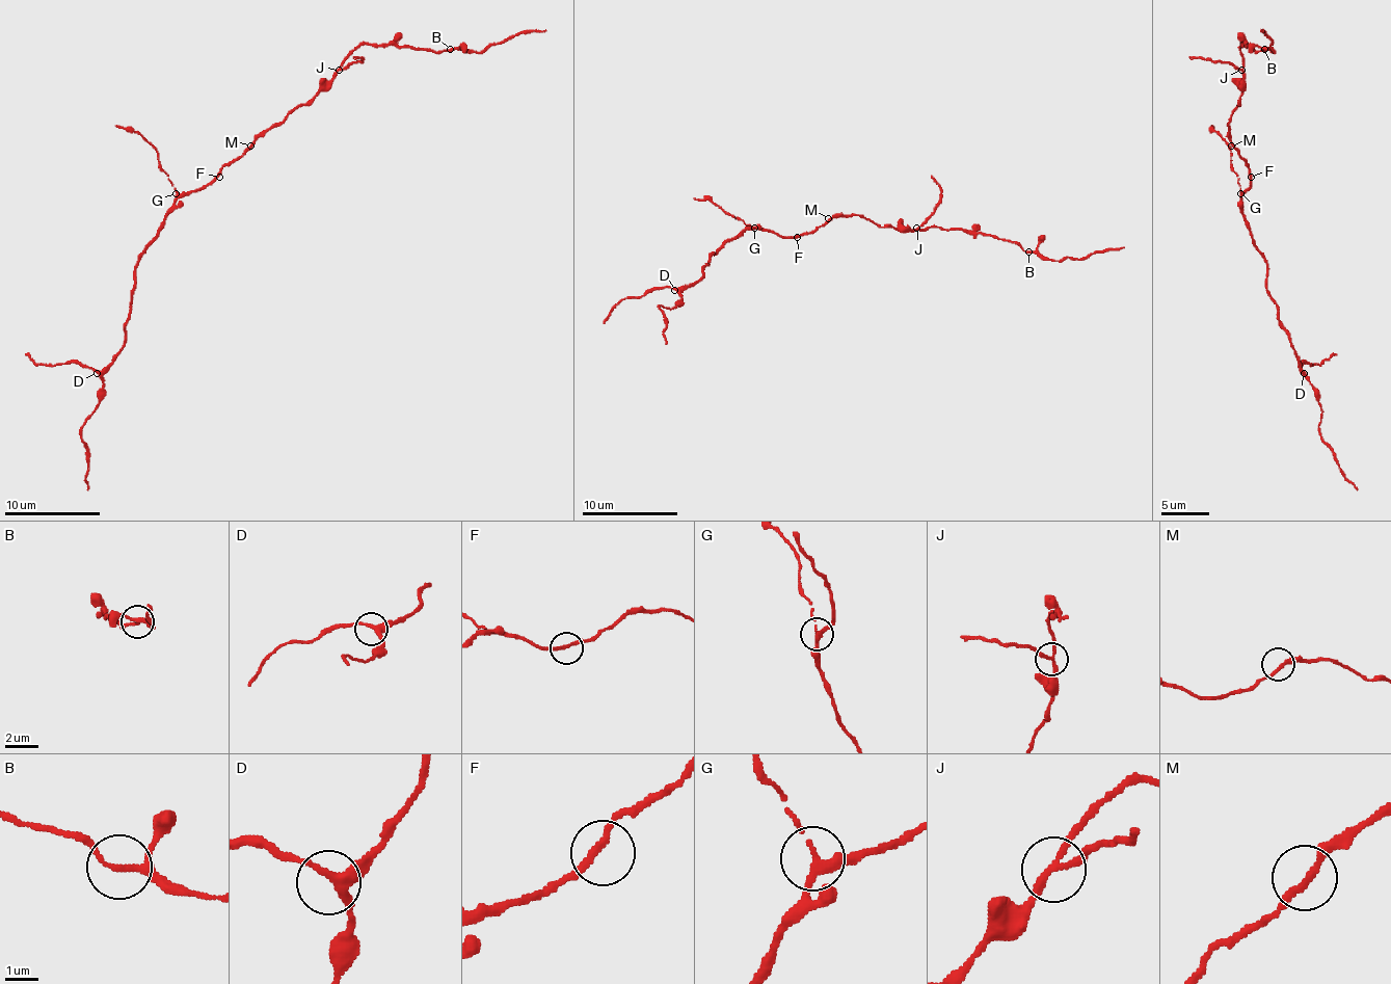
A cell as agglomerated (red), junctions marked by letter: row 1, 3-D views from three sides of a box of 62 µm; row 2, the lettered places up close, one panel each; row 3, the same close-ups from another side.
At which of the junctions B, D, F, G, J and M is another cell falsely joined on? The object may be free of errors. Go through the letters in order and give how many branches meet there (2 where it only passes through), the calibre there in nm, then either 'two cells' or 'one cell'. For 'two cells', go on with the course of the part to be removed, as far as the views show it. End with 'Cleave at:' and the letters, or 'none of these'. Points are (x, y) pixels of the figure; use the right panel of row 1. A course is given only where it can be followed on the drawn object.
B: 3 | 150 nm | one cell
D: 3 | 280 nm | one cell
F: 2 | 190 nm | one cell
G: 3 | 220 nm | one cell
J: 3 | 170 nm | two cells | (1240, 71), (1224, 61), (1187, 56)
M: 2 | 190 nm | one cell
Cleave at: J

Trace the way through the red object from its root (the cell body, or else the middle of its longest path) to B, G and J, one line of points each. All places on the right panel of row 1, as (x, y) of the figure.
B: (1248, 174), (1246, 159), (1229, 135), (1229, 118), (1240, 104), (1240, 44), (1255, 51), (1264, 49)
G: (1248, 174), (1251, 186), (1240, 193)
J: (1248, 174), (1246, 159), (1229, 135), (1229, 118), (1240, 104), (1240, 71)

